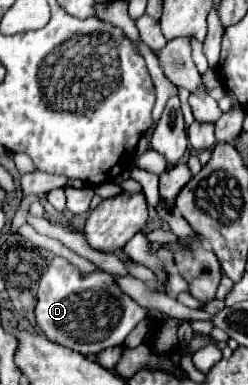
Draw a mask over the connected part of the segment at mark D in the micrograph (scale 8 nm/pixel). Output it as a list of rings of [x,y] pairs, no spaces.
[[[57,256],[39,280],[35,304],[35,322],[39,330],[51,342],[67,346],[83,356],[93,356],[105,348],[119,346],[145,318],[147,310],[123,294],[115,280],[105,272],[83,276],[73,264]]]

